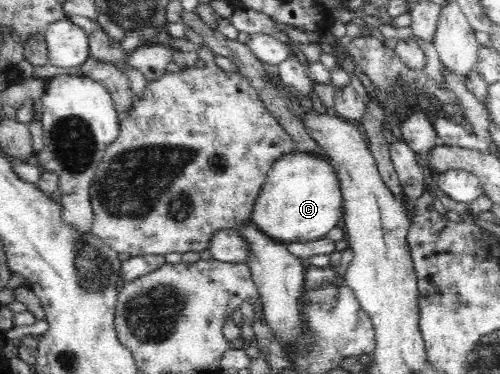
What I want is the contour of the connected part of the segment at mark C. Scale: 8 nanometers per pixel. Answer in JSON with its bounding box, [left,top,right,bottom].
[251,151,343,247]

